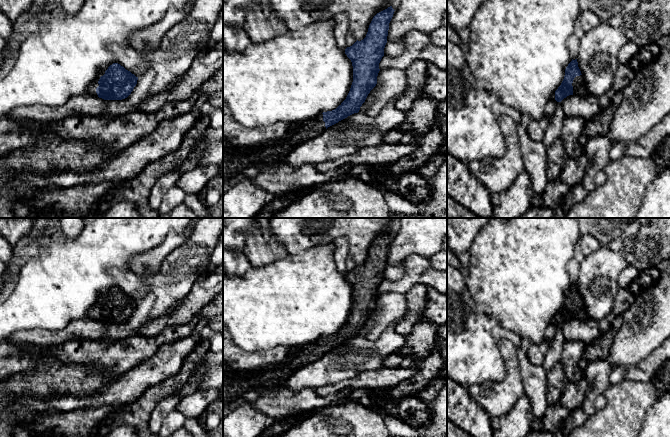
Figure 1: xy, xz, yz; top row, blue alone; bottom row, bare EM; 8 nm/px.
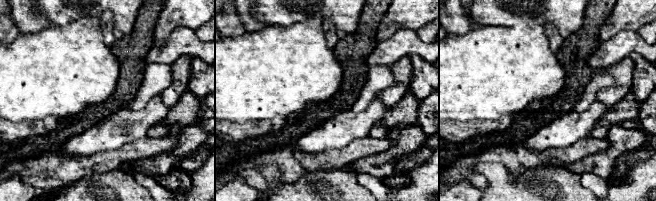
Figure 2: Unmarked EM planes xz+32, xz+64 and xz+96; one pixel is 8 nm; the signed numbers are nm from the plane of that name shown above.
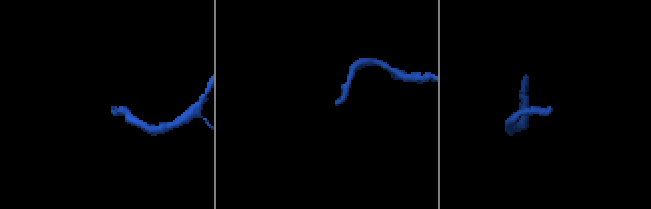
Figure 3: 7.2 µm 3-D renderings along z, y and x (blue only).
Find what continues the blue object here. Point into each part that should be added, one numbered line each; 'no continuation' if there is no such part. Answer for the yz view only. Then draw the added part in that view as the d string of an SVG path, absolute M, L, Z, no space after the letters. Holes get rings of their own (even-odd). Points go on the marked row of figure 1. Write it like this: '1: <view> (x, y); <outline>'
1: yz (579, 84); M583 75L576 76L572 83L573 86L573 95L578 95L584 97L590 95L587 83Z

